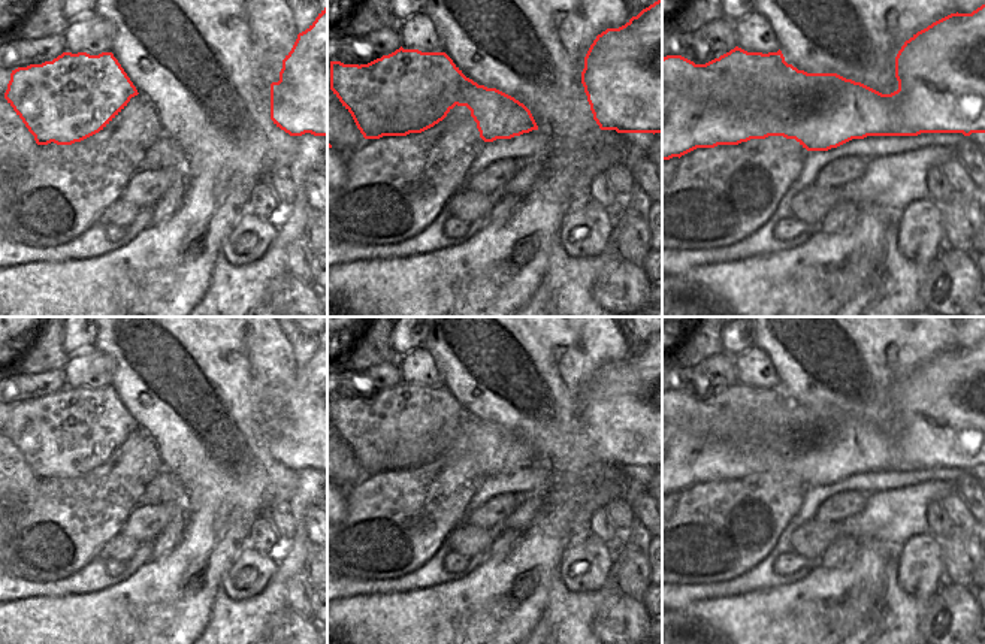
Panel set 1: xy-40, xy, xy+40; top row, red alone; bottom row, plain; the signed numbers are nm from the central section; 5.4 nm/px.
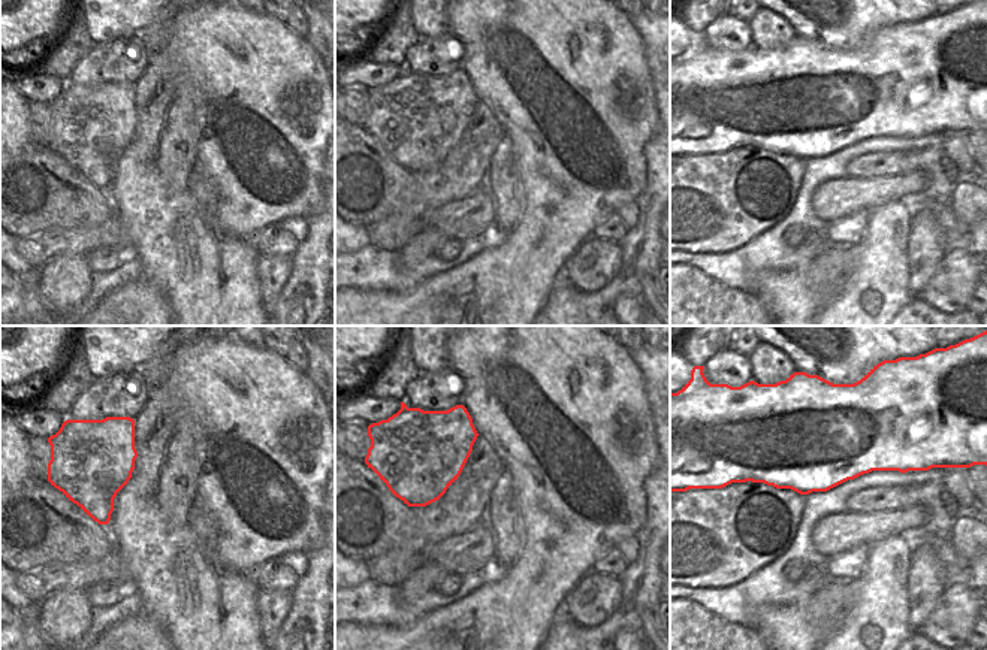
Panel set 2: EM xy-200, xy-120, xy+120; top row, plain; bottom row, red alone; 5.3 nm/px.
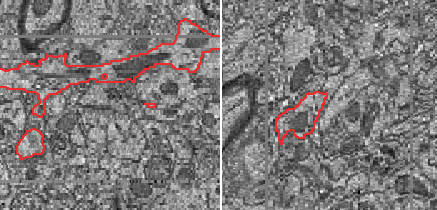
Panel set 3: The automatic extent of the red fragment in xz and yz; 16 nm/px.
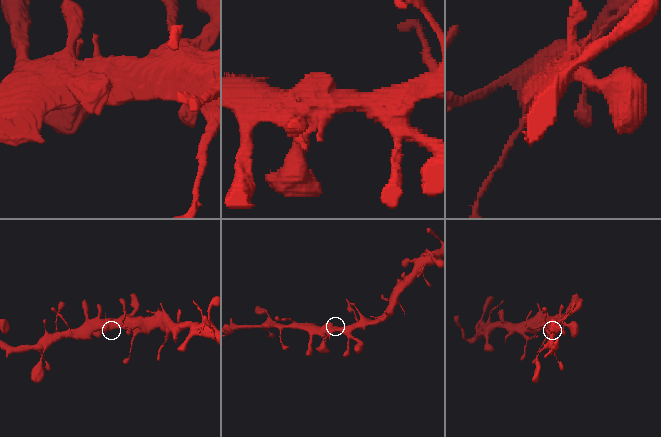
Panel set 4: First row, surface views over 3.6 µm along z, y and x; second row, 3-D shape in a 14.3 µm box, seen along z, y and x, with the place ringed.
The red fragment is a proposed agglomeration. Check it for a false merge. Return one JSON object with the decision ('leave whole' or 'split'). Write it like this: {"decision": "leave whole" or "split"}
{"decision": "split"}

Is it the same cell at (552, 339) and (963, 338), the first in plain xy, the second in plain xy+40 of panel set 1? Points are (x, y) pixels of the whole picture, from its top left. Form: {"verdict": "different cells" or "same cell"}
{"verdict": "different cells"}

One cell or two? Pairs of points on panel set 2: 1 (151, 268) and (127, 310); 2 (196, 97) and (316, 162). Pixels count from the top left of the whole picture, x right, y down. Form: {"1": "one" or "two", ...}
{"1": "two", "2": "one"}

